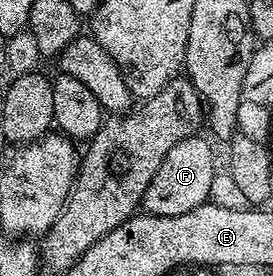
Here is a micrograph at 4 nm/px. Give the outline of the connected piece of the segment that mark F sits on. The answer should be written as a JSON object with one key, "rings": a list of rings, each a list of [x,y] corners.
{"rings":[[[195,135],[176,143],[168,155],[164,155],[164,163],[160,163],[160,171],[152,175],[152,183],[148,183],[148,191],[144,191],[141,208],[157,217],[168,215],[184,215],[184,211],[192,211],[192,207],[200,207],[210,200],[209,192],[216,172],[214,166],[214,149],[202,138]]]}

